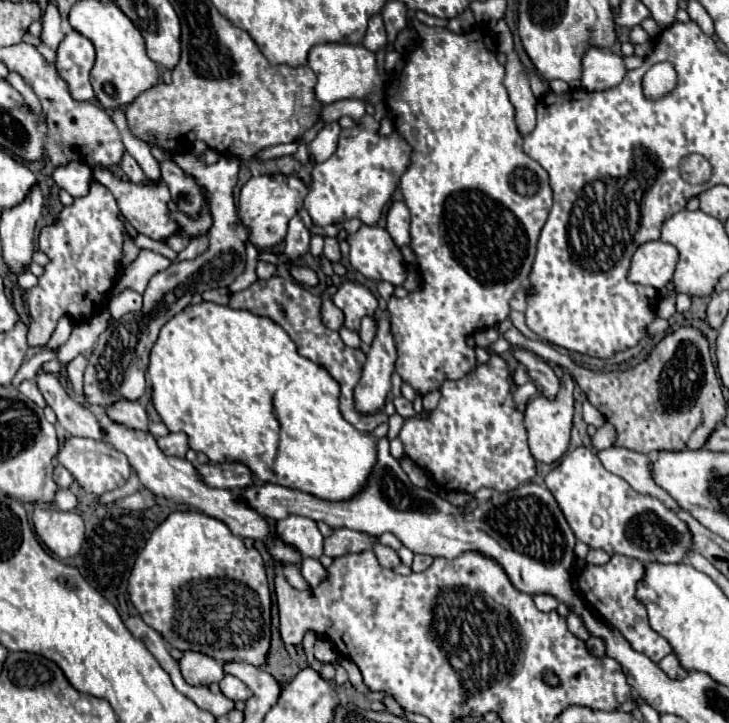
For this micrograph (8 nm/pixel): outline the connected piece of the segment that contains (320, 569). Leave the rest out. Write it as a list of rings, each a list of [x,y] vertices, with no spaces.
[[[303,559],[299,569],[301,569],[303,579],[311,587],[317,587],[317,583],[321,583],[321,579],[325,579],[325,567],[317,559]]]

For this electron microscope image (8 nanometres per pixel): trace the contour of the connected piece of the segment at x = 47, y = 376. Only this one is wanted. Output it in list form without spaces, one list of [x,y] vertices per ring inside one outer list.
[[[39,373],[35,377],[39,391],[43,393],[47,405],[55,411],[59,425],[71,435],[85,435],[89,439],[103,439],[97,427],[97,417],[77,399],[73,399],[59,379],[51,373]]]

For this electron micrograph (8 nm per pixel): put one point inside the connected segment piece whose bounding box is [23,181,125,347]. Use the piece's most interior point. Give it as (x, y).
(84, 246)

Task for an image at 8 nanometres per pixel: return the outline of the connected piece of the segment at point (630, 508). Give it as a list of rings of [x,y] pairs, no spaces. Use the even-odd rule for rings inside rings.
[[[577,447],[567,453],[561,463],[547,473],[545,487],[553,493],[575,537],[591,549],[603,549],[609,555],[627,555],[643,563],[681,563],[685,551],[693,547],[689,529],[675,511],[665,509],[655,497],[637,493],[625,479],[609,473],[587,447]],[[595,517],[601,519],[601,527],[593,525]]]

